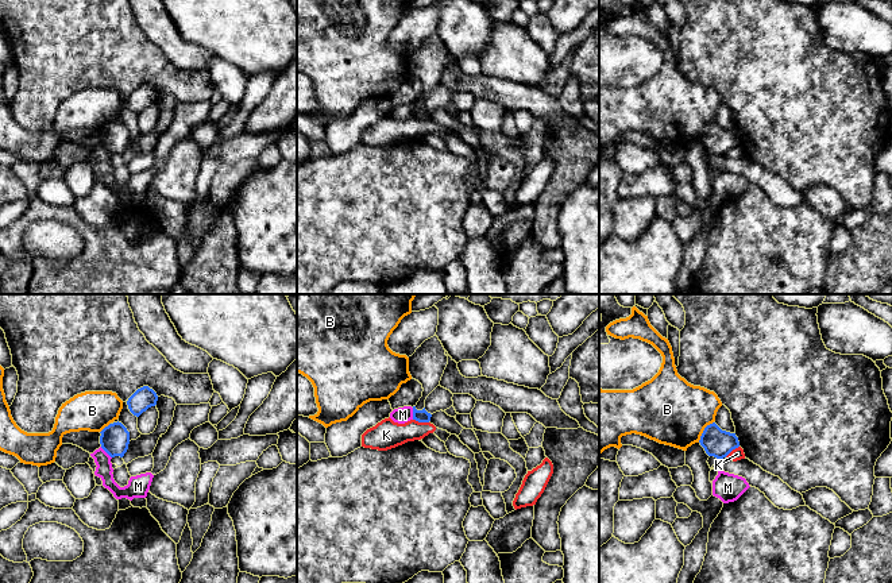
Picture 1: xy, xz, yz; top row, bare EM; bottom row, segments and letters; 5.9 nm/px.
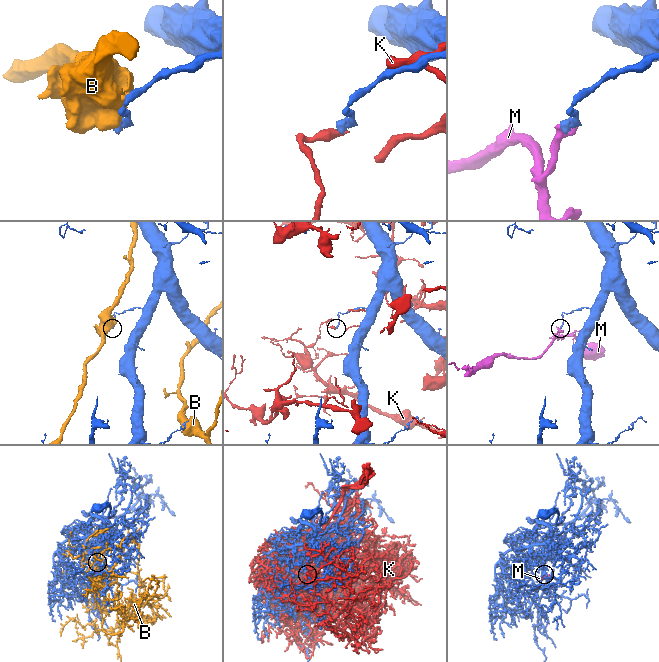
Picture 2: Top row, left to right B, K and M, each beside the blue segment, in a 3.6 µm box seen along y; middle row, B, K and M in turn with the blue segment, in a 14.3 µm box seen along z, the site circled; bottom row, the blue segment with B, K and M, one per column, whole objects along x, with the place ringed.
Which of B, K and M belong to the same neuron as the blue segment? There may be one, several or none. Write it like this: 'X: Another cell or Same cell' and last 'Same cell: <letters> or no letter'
B: Another cell
K: Another cell
M: Another cell
Same cell: no letter

